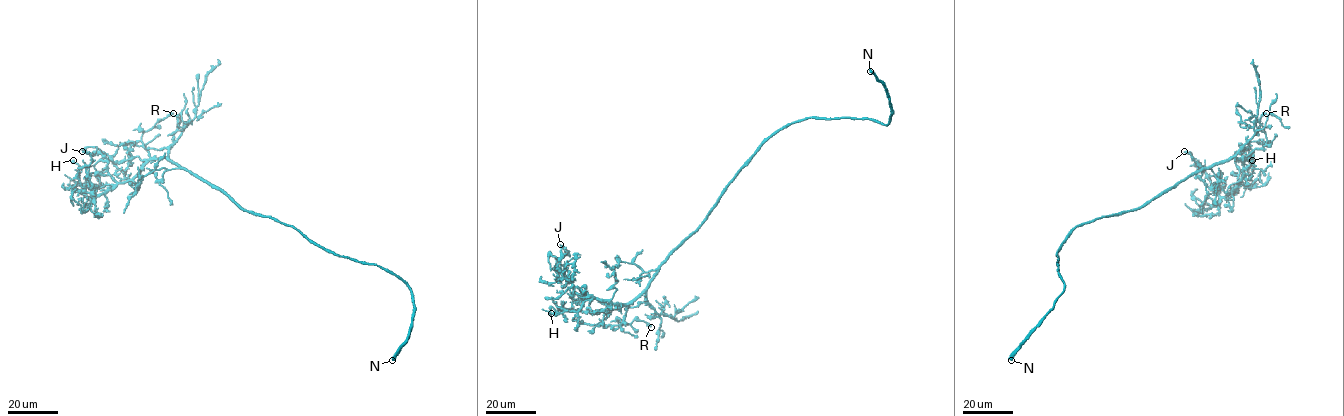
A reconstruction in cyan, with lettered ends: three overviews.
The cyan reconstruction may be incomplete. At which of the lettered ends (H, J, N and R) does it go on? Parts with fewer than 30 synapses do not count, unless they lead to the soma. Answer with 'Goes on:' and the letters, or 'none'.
Goes on: N

